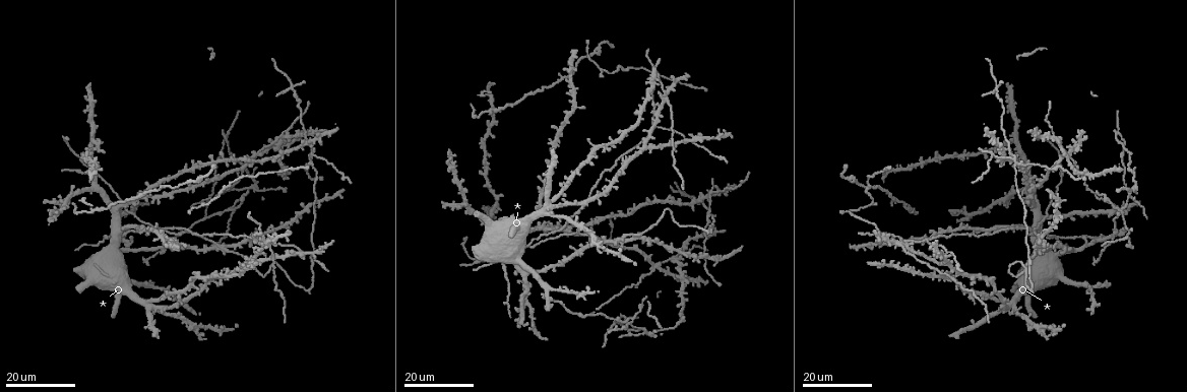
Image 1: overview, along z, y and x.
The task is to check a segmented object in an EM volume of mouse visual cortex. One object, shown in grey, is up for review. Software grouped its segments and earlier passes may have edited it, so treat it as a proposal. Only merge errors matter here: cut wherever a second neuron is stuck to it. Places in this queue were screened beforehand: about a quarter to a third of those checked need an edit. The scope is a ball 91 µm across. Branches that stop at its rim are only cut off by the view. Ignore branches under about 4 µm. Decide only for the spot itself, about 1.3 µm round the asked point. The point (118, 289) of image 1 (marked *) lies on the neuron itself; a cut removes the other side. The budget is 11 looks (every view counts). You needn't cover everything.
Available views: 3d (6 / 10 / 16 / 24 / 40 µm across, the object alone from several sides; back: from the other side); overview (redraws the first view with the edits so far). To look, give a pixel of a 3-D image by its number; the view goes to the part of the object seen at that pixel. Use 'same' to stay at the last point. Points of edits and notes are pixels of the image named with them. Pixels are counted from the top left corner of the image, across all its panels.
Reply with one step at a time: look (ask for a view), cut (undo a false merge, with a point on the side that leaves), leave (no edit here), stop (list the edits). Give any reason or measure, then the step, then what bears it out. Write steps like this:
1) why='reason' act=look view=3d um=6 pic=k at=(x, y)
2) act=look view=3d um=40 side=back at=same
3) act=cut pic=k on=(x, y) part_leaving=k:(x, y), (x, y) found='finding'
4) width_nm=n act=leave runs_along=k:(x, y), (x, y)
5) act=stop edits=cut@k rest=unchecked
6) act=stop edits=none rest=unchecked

why='three-way junction' act=look view=3d um=16 pic=1 at=(1016, 162)

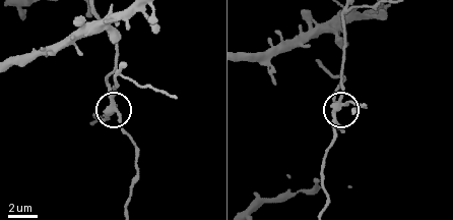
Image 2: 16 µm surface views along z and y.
act=look view=3d um=6 pic=2 at=(335, 106)

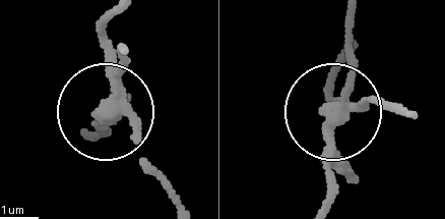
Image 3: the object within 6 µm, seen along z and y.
width_nm=310 act=cut pic=3 on=(120, 56) found='a second neuron is stuck on'

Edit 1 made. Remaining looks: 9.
act=look view=overview

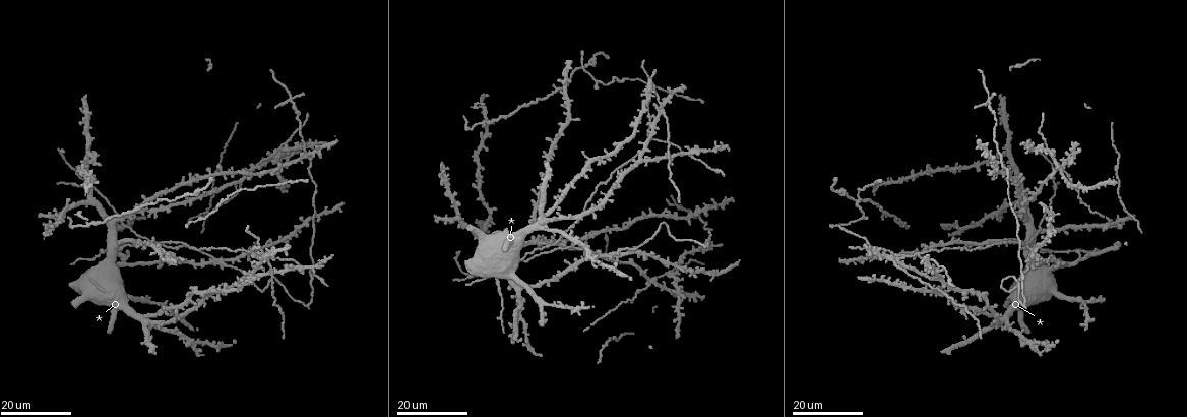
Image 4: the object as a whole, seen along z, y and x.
why='four or more arms meet' act=look view=3d um=16 pic=4 at=(653, 283)

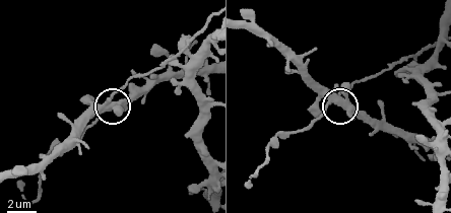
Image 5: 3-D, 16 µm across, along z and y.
act=look view=3d um=10 pic=5 at=(333, 99)

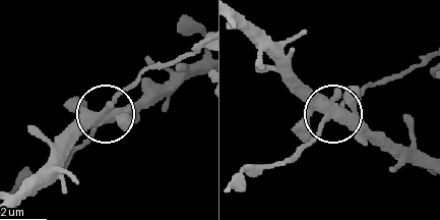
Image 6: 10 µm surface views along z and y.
width_nm=400 act=leave runs_along=6:(12, 206), (138, 79) found='continuous, no second neuron'

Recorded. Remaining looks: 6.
why='sudden change in width' act=look view=3d um=24 pic=4 at=(1072, 180)

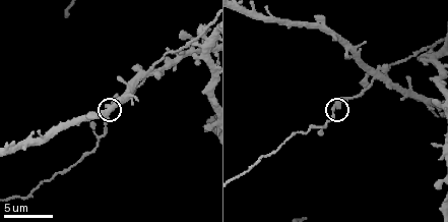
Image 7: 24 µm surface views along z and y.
why='closer look' act=look view=3d um=6 pic=7 at=(336, 106)

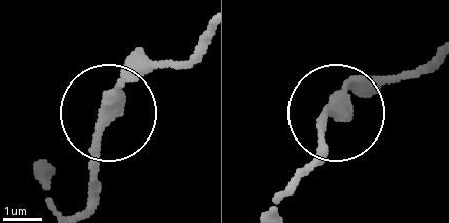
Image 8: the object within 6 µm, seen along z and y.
act=leave runs_along=8:(430, 60), (401, 79), (353, 82), (323, 118), (323, 157) found='continuous, no second neuron'

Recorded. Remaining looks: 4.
why='four arms meet' act=look view=3d um=24 pic=4 at=(289, 98)

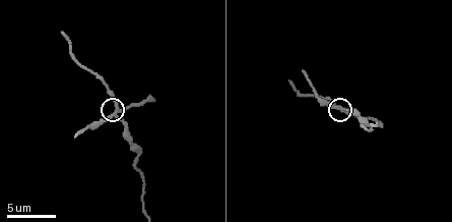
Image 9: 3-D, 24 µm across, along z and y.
act=look view=3d um=10 pic=9 at=(340, 107)

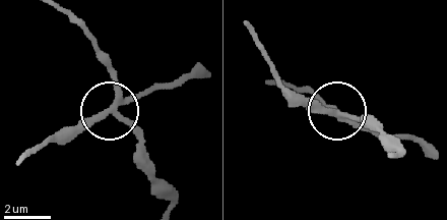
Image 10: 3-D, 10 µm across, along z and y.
side_arm_um=7 act=cut pic=10 on=(84, 121) part_leaving=10:(113, 105), (21, 157) found='two neurons meet here'

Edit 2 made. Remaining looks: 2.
act=stop edits=cut@3,cut@10 rest=unchecked

